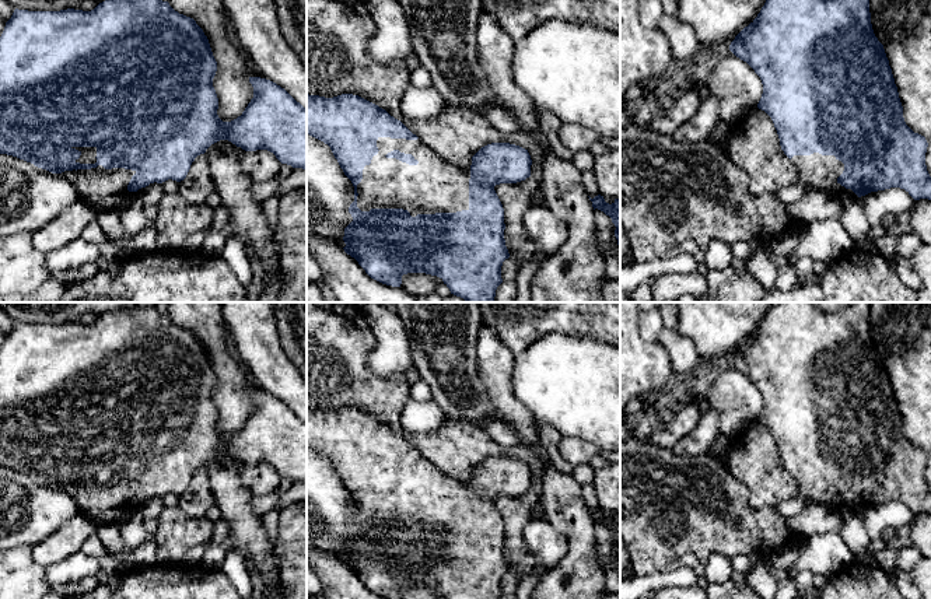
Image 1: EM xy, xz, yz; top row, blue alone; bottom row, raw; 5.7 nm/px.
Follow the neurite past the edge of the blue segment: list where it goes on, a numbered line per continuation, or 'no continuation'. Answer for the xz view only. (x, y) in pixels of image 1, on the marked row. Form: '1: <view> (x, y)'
1: xz (434, 185)

